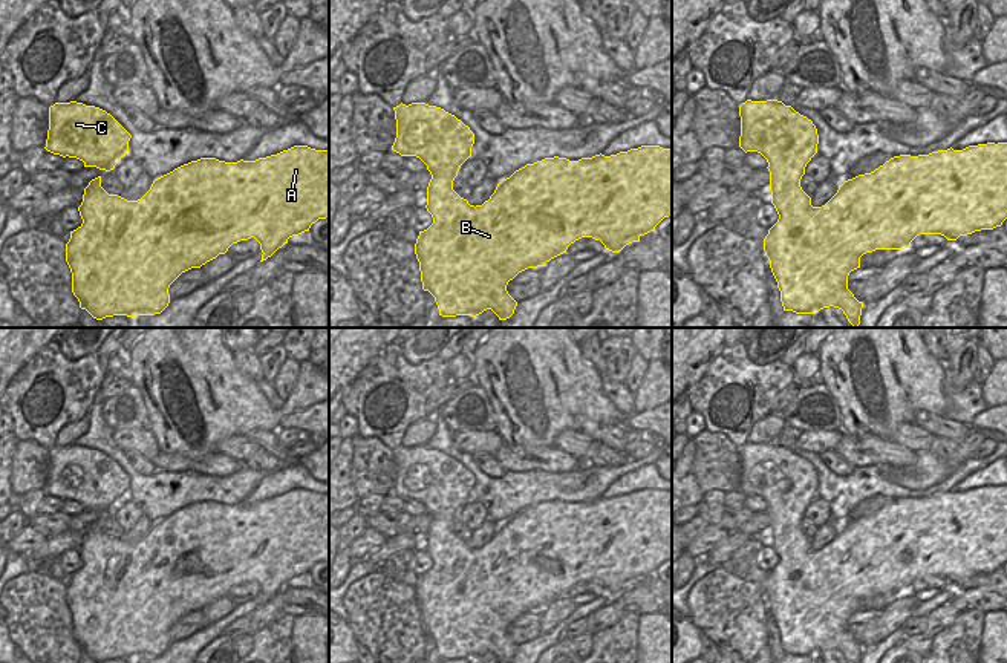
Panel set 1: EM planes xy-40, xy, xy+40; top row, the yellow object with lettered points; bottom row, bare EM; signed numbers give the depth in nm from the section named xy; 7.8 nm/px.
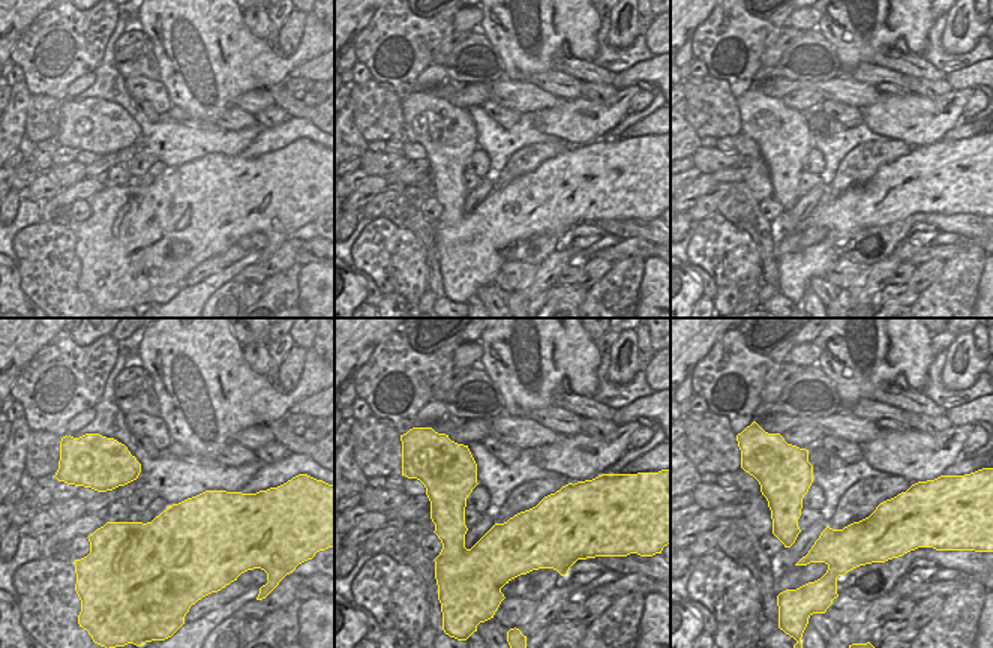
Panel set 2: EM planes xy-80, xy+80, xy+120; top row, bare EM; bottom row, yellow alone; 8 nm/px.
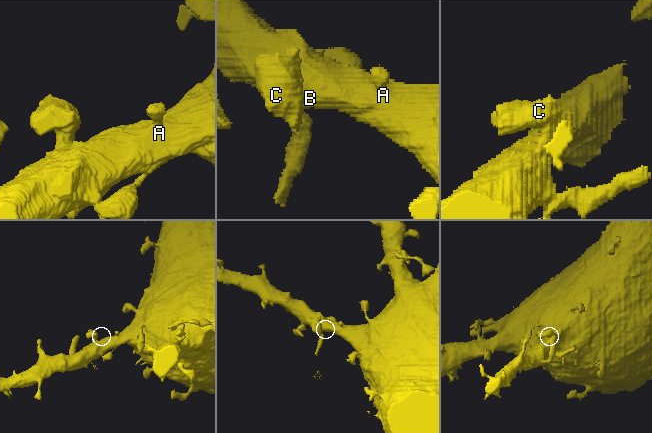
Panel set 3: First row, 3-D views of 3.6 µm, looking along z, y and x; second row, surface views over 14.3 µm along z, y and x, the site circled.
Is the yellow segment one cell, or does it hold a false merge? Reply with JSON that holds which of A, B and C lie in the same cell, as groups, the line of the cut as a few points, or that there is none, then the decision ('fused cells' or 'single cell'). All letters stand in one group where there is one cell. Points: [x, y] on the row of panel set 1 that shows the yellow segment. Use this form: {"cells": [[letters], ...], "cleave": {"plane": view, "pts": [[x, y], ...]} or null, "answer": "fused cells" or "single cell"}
{"cells": [["A", "B", "C"]], "cleave": null, "answer": "single cell"}

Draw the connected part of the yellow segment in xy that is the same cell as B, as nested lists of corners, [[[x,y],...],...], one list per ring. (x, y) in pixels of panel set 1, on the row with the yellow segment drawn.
[[[412,103],[409,106],[399,104],[393,107],[395,119],[396,119],[396,138],[392,145],[392,150],[399,153],[401,156],[416,156],[425,165],[432,175],[432,179],[427,187],[427,211],[433,217],[433,224],[419,231],[419,236],[415,243],[415,254],[419,262],[421,282],[422,289],[429,291],[438,305],[439,315],[442,317],[456,317],[456,315],[471,315],[476,317],[487,309],[491,309],[499,320],[507,320],[514,314],[517,302],[508,294],[507,285],[513,280],[519,273],[528,268],[543,266],[551,259],[566,253],[568,247],[582,237],[592,237],[600,240],[606,250],[612,253],[620,253],[626,245],[632,242],[640,242],[640,237],[653,231],[655,227],[664,219],[672,216],[672,149],[663,149],[660,145],[641,145],[638,149],[631,149],[627,152],[620,152],[617,155],[605,156],[595,155],[592,158],[582,158],[578,161],[569,161],[566,158],[545,158],[534,164],[526,164],[525,167],[516,170],[510,178],[504,179],[497,184],[494,193],[485,201],[482,205],[470,205],[467,199],[461,198],[453,190],[453,181],[458,176],[461,165],[471,156],[471,147],[474,144],[474,133],[455,115],[445,112],[441,107],[429,106],[425,103]]]

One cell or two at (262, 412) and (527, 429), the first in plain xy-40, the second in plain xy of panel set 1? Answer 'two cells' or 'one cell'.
one cell

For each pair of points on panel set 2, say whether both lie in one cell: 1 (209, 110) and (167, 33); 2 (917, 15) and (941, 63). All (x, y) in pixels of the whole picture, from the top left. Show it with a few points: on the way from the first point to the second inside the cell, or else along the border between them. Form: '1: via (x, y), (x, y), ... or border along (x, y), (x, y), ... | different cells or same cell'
1: via (204, 90), (203, 69), (186, 53) | same cell
2: border along (935, 20), (929, 30), (927, 47), (921, 54) | different cells

